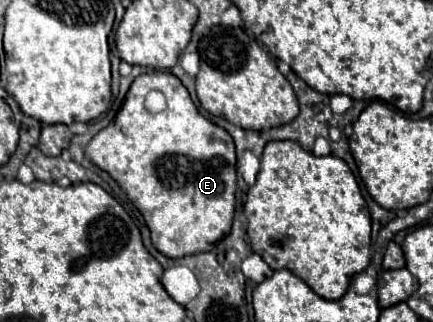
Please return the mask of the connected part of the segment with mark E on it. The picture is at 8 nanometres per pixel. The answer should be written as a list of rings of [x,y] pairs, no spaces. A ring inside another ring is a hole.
[[[153,71],[139,75],[133,81],[131,89],[127,91],[127,99],[121,111],[117,113],[115,121],[109,123],[105,129],[101,129],[85,147],[85,157],[119,183],[119,187],[127,193],[127,197],[145,217],[145,223],[151,231],[153,247],[165,257],[177,259],[185,255],[205,253],[207,249],[211,249],[207,245],[215,245],[229,233],[235,211],[235,187],[237,187],[235,145],[225,129],[201,117],[187,89],[173,73]],[[151,89],[159,89],[165,95],[167,99],[165,111],[149,113],[145,109],[143,101]]]

